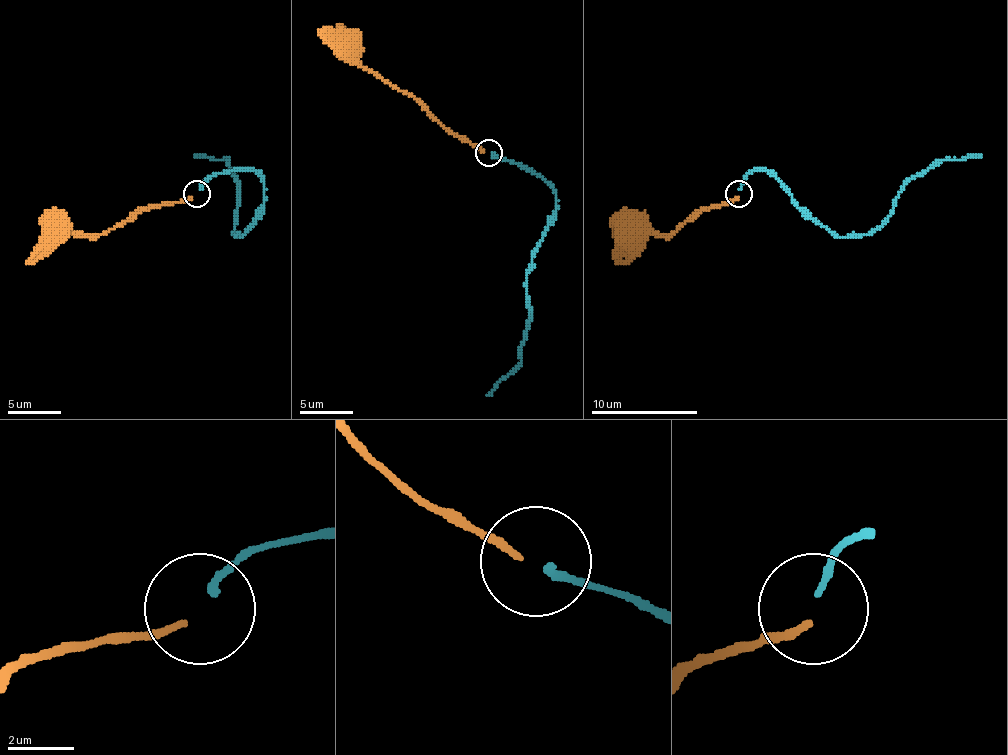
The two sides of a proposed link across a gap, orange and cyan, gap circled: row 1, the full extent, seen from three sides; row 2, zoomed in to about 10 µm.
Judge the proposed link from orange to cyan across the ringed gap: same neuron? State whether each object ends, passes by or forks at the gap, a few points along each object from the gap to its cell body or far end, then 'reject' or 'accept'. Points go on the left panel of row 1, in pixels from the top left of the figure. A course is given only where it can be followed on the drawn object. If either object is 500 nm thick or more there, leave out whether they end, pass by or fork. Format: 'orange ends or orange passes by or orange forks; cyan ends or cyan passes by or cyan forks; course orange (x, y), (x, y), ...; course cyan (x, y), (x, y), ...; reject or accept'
orange ends; cyan ends; course orange (192, 197), (138, 208), (120, 226), (101, 234), (66, 234), (58, 229); course cyan (200, 189), (218, 173), (253, 170), (261, 178), (264, 210), (234, 234), (237, 181), (229, 160), (194, 154); reject

